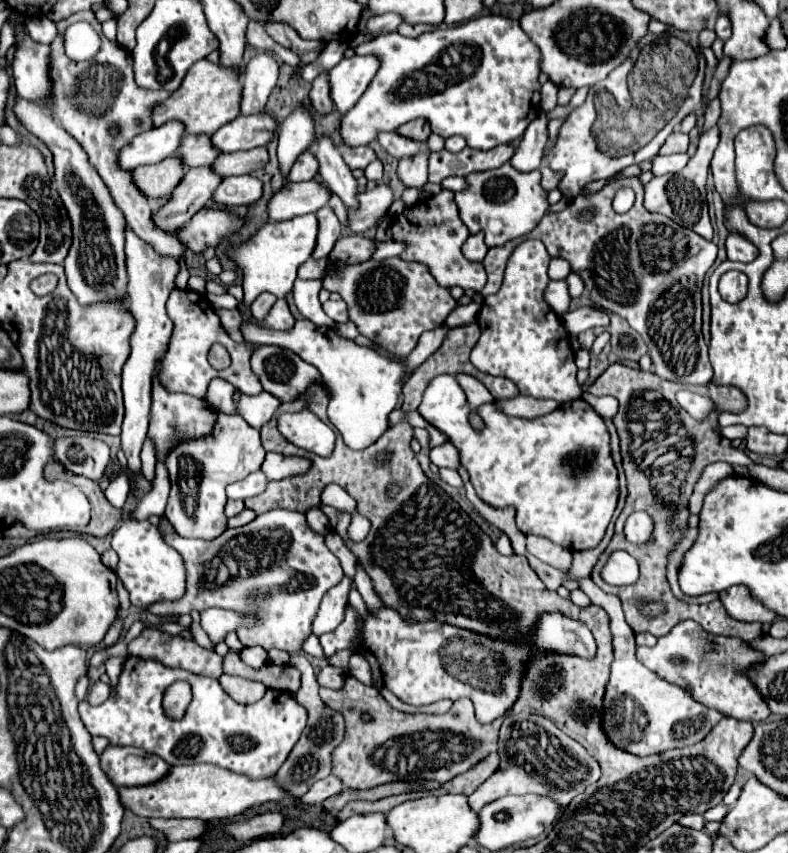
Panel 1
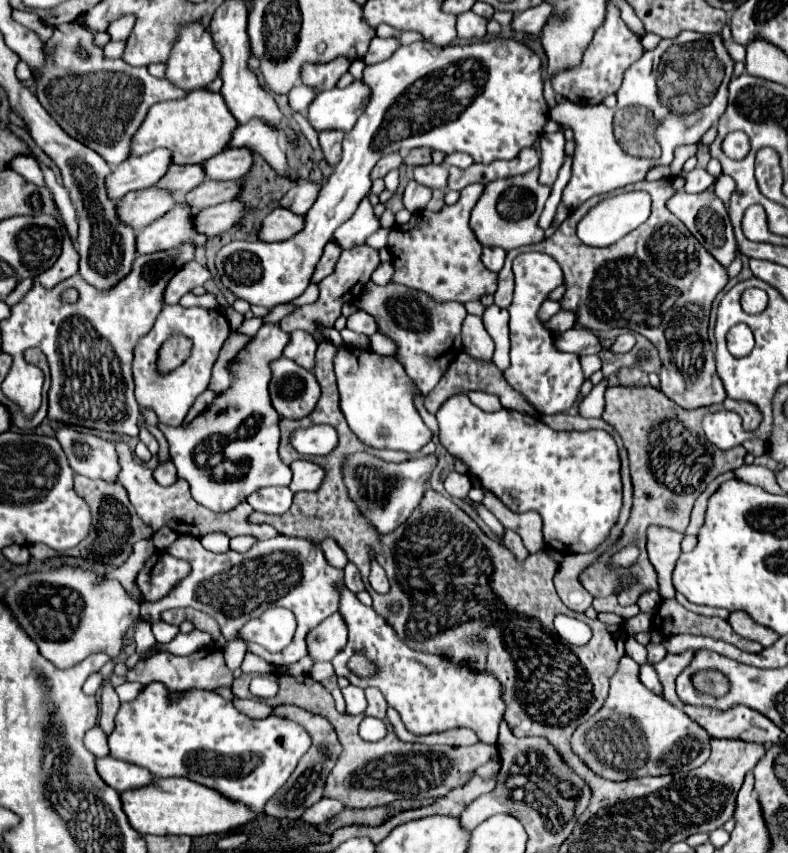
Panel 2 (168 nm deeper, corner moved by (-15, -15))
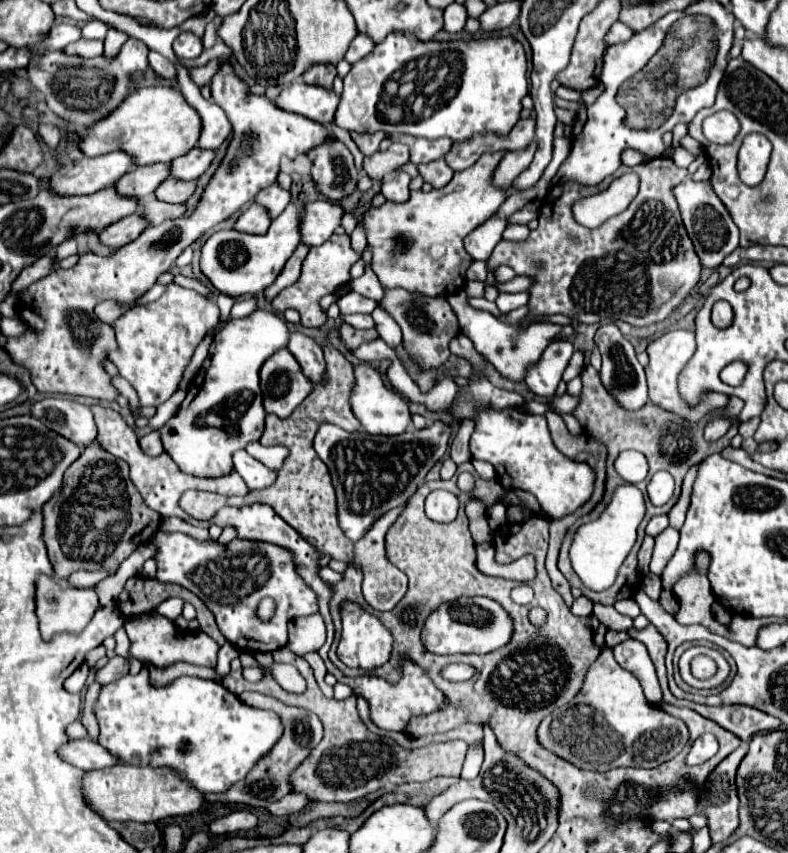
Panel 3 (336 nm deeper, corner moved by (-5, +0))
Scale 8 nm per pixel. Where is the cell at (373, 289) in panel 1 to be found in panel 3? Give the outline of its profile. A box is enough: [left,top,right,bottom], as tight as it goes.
[380,289,460,369]

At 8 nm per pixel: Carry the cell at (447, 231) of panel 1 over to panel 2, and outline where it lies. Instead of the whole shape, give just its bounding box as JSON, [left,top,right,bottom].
[388,184,498,304]

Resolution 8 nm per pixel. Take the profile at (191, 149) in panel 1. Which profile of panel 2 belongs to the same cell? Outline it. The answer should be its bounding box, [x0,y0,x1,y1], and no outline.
[156,164,206,198]

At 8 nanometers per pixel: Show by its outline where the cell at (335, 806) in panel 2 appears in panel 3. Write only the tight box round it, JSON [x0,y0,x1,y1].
[266,793,310,815]

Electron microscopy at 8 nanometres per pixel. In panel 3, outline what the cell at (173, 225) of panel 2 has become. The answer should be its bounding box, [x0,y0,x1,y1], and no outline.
[98,213,148,249]

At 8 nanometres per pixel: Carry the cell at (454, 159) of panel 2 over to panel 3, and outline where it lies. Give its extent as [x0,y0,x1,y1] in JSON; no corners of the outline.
[410,139,452,165]

